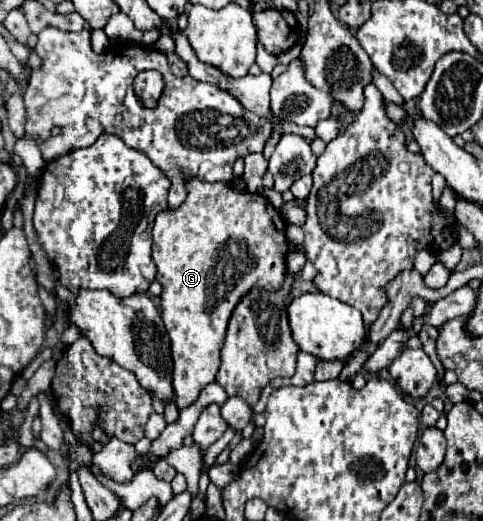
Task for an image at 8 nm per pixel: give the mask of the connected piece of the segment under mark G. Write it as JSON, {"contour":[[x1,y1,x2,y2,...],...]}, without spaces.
{"contour":[[190,180,186,186,186,202,178,210,164,210,158,214,152,228,152,260,158,270,156,280,162,284,162,320,172,344,172,388,174,404,178,410,194,404,202,388,214,382,220,366,220,348,224,342,228,318,238,304,238,298,242,298,242,294,254,286,264,290,276,290,282,286,288,252,286,222,264,196,240,192,232,188,232,184,222,186,220,182,210,184,202,180]]}

